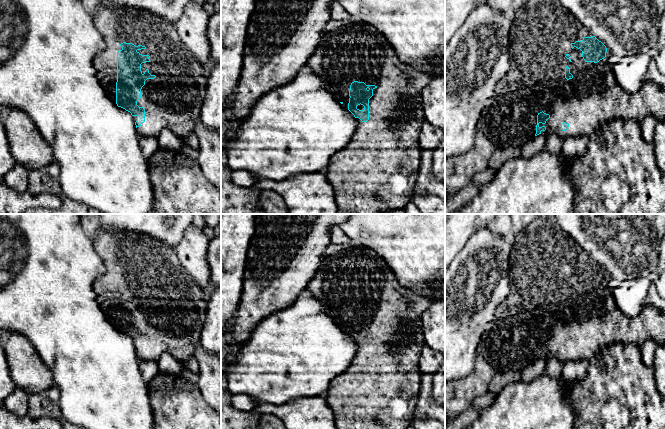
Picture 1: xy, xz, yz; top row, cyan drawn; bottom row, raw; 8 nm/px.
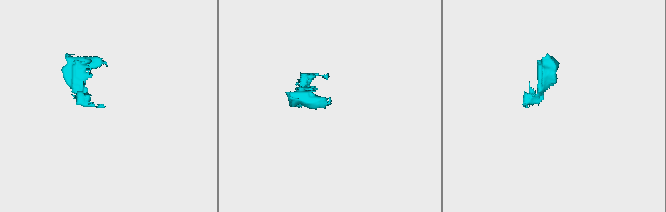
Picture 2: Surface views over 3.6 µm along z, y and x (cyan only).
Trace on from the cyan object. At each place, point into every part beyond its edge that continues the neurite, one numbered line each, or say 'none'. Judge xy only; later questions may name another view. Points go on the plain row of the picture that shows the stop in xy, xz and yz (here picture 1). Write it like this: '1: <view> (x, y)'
1: xy (173, 324)

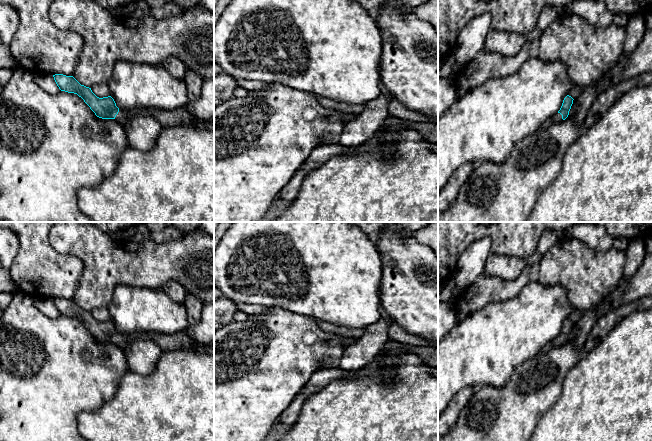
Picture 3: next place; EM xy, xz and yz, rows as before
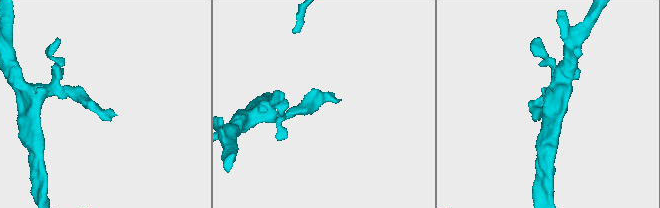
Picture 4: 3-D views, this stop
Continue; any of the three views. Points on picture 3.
1: xy (179, 340)

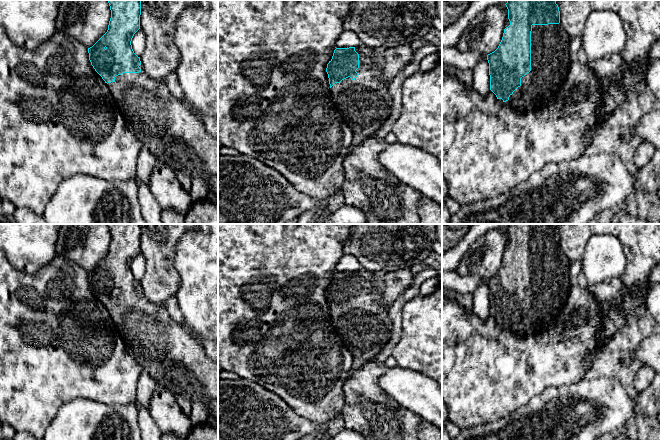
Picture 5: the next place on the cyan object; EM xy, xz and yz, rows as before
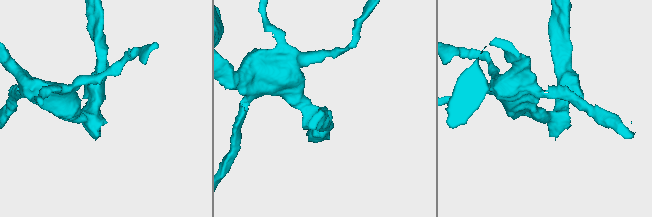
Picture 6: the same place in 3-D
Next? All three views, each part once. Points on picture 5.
1: yz (550, 276)

